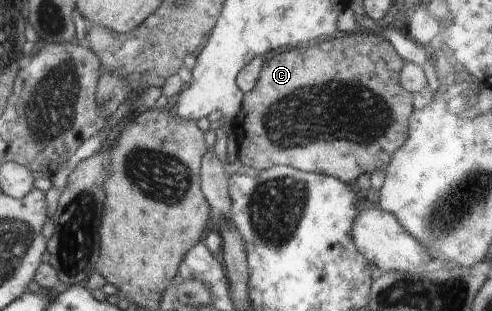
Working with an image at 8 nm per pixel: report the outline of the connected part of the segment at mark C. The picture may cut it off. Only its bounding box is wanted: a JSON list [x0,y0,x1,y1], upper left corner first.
[231,33,413,187]

